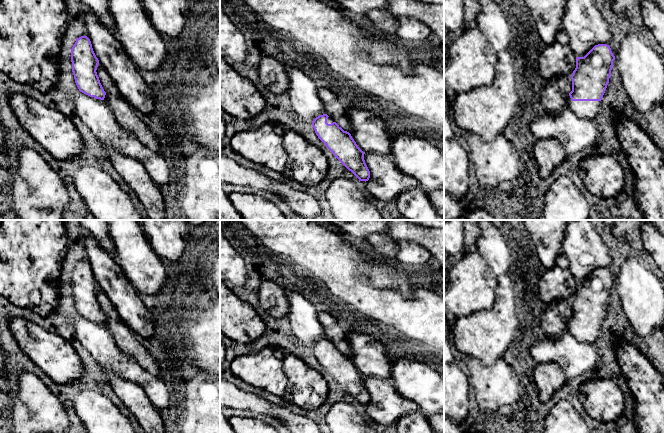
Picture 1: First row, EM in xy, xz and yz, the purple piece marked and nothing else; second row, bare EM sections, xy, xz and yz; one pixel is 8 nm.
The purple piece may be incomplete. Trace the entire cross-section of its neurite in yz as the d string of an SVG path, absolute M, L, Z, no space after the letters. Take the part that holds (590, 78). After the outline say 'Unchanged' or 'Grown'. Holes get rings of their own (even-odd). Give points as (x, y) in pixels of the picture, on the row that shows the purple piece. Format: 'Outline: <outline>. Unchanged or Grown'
Outline: M607 44L595 45L584 57L576 57L576 68L571 75L572 91L568 95L567 102L568 107L577 116L591 121L594 121L594 119L598 116L600 111L600 101L602 100L609 83L614 60L615 56L611 51L610 46Z. Grown

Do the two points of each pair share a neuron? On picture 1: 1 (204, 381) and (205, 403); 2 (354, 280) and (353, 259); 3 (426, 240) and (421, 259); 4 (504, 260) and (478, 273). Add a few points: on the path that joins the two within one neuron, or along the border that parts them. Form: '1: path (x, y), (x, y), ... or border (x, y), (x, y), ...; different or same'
1: path (204, 386), (205, 398); same
2: path (353, 275), (353, 264); same
3: border (401, 242), (418, 243), (429, 252), (432, 258); different
4: border (476, 249), (487, 267), (486, 282), (493, 289); different

